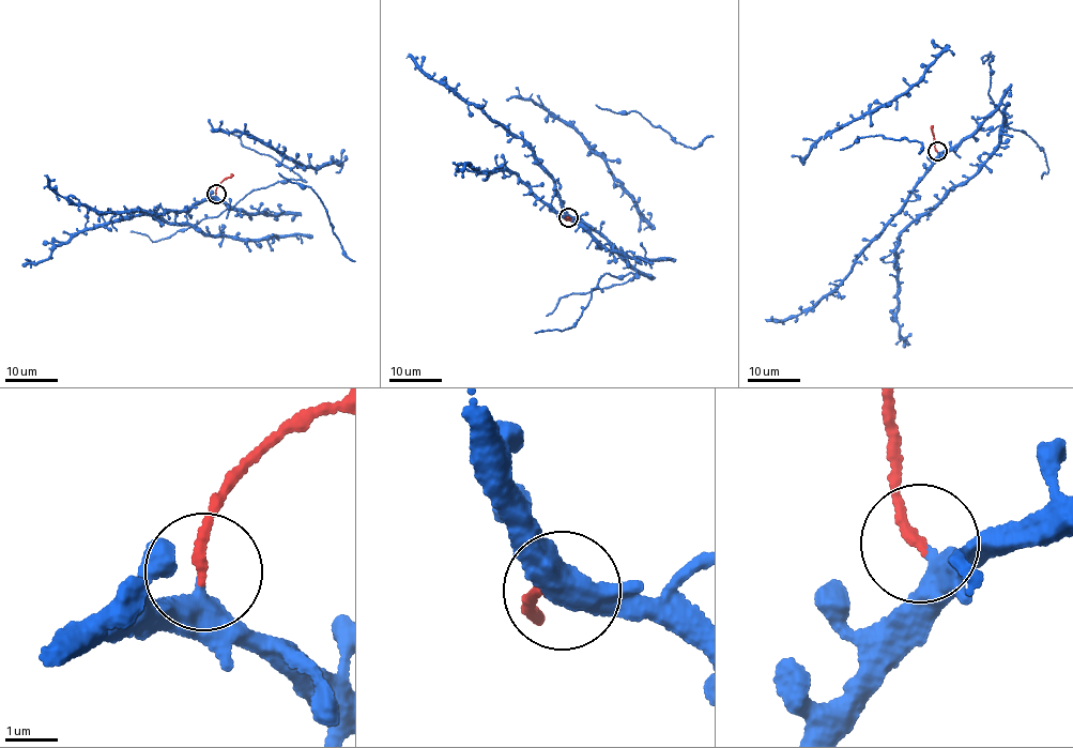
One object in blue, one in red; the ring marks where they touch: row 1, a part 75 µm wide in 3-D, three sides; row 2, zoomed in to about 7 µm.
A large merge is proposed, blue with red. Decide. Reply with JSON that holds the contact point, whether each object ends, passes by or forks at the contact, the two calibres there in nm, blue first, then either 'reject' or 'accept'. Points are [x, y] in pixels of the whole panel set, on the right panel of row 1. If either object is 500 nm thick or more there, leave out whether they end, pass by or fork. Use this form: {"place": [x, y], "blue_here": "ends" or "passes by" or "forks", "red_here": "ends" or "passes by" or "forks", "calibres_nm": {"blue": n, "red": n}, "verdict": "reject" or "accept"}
{"place": [937, 151], "blue_here": "passes by", "red_here": "ends", "calibres_nm": {"blue": 320, "red": 200}, "verdict": "reject"}

